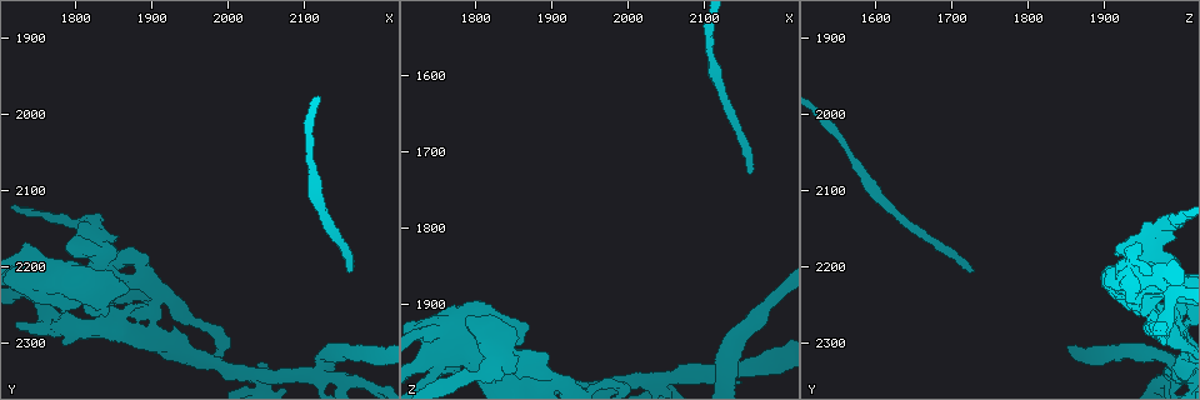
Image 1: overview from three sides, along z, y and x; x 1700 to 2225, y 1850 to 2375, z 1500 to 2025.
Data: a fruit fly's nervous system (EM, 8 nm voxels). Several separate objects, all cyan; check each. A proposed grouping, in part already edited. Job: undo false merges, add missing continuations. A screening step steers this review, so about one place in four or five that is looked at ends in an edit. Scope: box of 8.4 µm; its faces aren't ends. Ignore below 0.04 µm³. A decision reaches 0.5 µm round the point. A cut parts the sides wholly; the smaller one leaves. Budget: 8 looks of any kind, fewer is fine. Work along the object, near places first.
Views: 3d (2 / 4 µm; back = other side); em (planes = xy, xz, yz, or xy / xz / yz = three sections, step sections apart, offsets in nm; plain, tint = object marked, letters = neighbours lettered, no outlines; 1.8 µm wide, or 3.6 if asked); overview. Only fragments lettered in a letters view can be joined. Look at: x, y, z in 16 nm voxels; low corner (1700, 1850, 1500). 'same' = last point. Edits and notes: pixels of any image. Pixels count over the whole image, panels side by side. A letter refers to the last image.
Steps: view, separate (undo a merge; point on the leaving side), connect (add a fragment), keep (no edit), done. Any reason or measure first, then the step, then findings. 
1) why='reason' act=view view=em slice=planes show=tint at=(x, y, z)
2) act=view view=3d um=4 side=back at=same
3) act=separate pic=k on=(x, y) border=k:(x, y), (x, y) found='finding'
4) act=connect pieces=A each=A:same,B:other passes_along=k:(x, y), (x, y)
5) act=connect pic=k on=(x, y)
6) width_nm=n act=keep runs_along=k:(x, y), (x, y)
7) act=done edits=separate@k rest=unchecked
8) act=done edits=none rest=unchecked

why='an open end' act=view view=em slice=xz step=8 show=letters at=(2155, 2210, 1725)

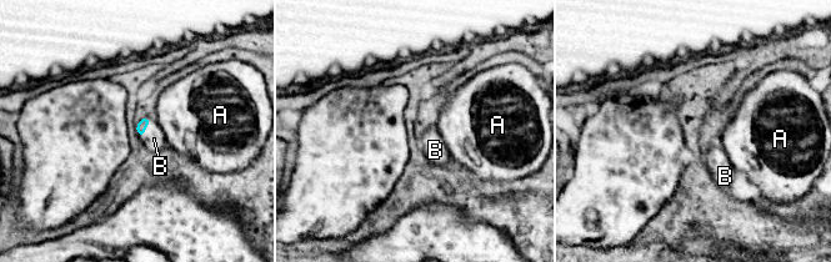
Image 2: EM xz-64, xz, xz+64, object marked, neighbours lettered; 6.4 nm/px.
why='another direction' act=view view=em slice=planes show=letters at=same

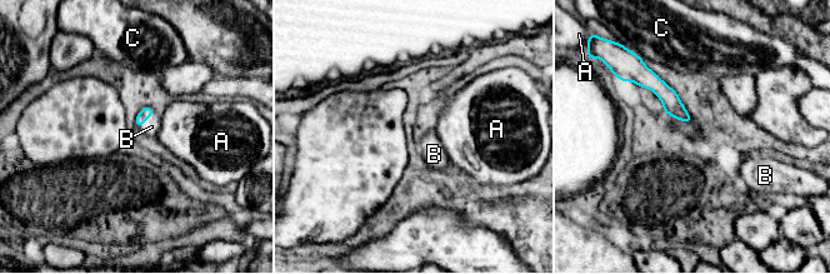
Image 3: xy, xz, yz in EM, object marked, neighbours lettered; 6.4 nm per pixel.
act=connect pieces=B each=A:other,B:same,C:other passes_along=3:(145, 113), (146, 120), (151, 126) found='it goes on there'

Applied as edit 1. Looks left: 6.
act=view view=overview

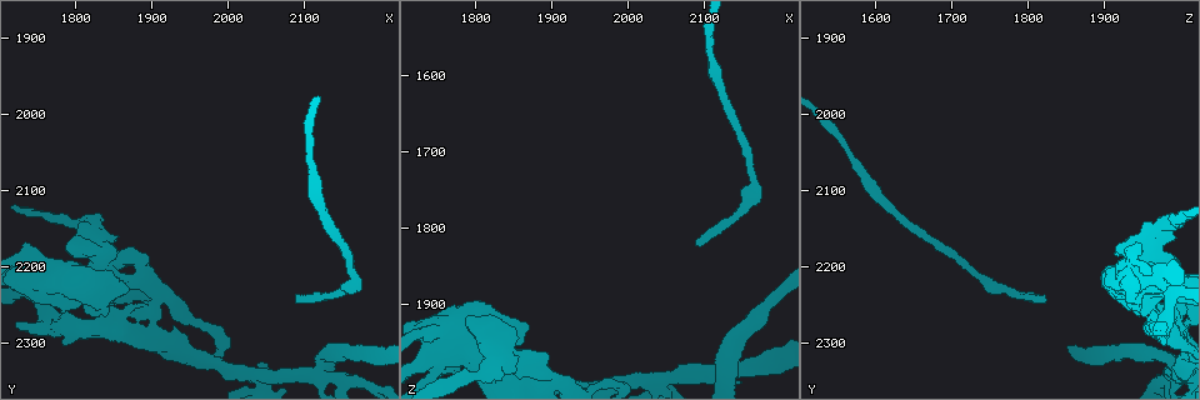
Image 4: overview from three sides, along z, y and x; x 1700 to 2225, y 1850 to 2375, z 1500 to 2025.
why='an open end' act=view view=em slice=planes show=letters at=(2090, 2250, 1825)

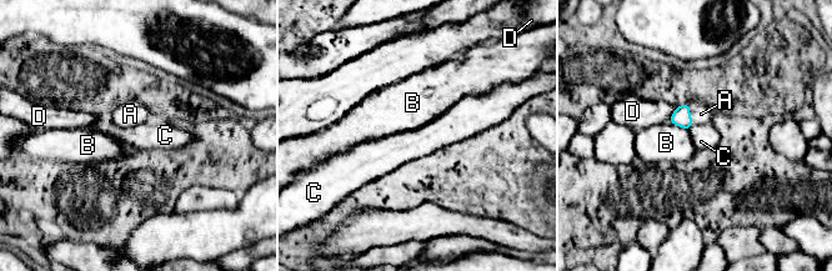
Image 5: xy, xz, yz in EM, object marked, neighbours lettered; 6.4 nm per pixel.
act=connect pieces=A each=A:same,B:other,C:other,D:other found='it goes on there'

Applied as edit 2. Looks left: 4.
act=view view=overview

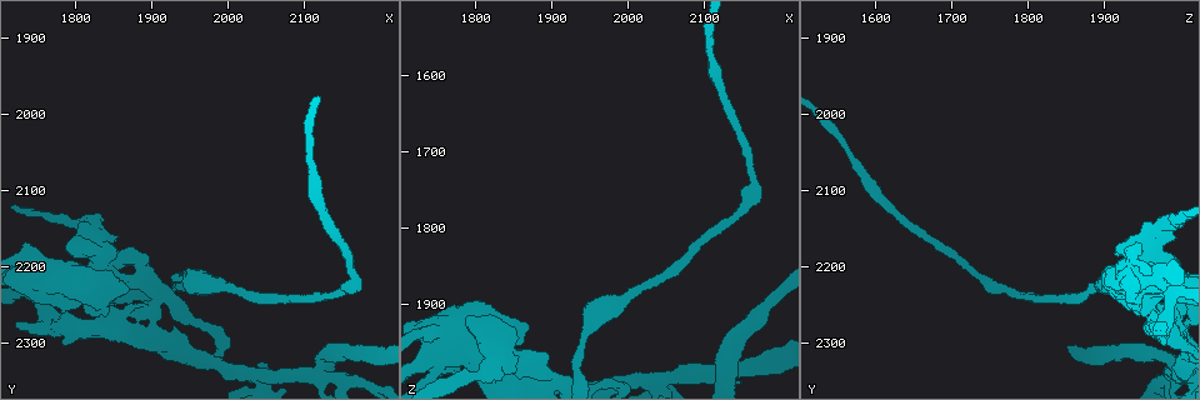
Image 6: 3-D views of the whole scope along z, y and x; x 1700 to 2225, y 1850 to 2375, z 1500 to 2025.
why='sharp bend' act=view view=em slice=planes show=tint at=(2125, 2340, 1995)

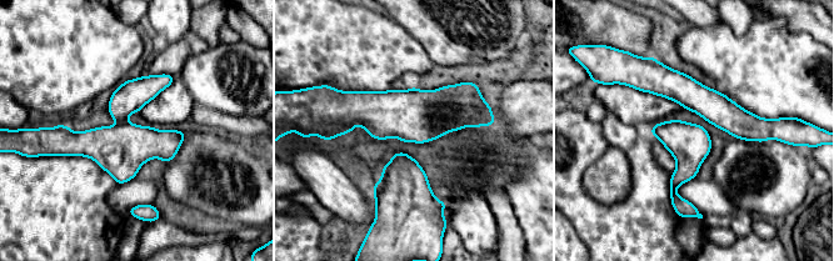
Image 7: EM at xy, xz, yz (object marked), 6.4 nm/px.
act=view view=em slice=planes show=letters at=same

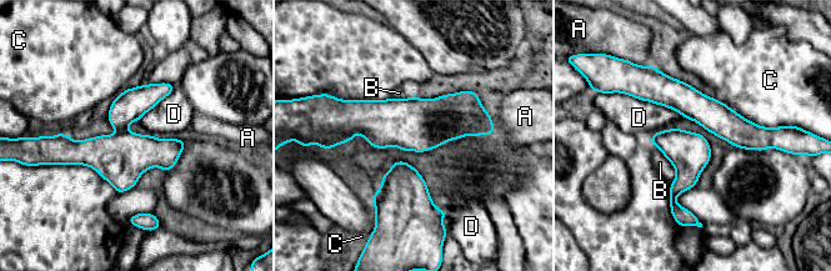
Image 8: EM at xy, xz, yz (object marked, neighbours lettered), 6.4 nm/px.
act=separate pic=8 on=(120, 159) each=A:other,B:other,C:other,D:other found='two cells meet here'

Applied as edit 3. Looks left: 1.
act=done edits=connect@3,connect@5,separate@8 rest=unchecked

